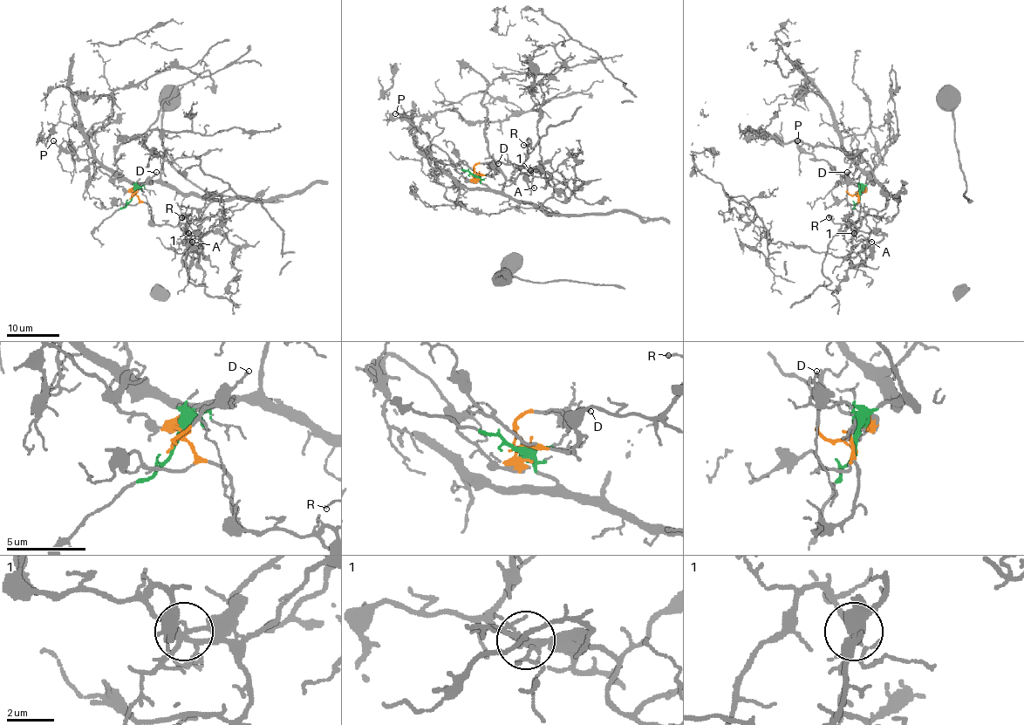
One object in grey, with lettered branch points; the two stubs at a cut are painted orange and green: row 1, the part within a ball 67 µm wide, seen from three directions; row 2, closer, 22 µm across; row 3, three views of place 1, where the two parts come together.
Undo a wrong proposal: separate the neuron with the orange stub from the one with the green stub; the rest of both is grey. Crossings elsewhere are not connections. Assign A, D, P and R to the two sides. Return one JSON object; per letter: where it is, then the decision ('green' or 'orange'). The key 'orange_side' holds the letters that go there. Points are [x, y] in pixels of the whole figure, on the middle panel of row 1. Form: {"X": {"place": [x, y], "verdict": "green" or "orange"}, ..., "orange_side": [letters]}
{"A": {"place": [534, 188], "verdict": "orange"}, "D": {"place": [498, 163], "verdict": "orange"}, "P": {"place": [395, 113], "verdict": "orange"}, "R": {"place": [523, 145], "verdict": "orange"}, "orange_side": ["A", "D", "P", "R"]}

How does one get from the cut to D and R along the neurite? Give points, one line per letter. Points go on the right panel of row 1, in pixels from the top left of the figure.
D: (858, 198), (847, 191), (847, 172)
R: (858, 198), (856, 194), (860, 216), (845, 224), (848, 227), (845, 222), (834, 222), (829, 215), (829, 217)

